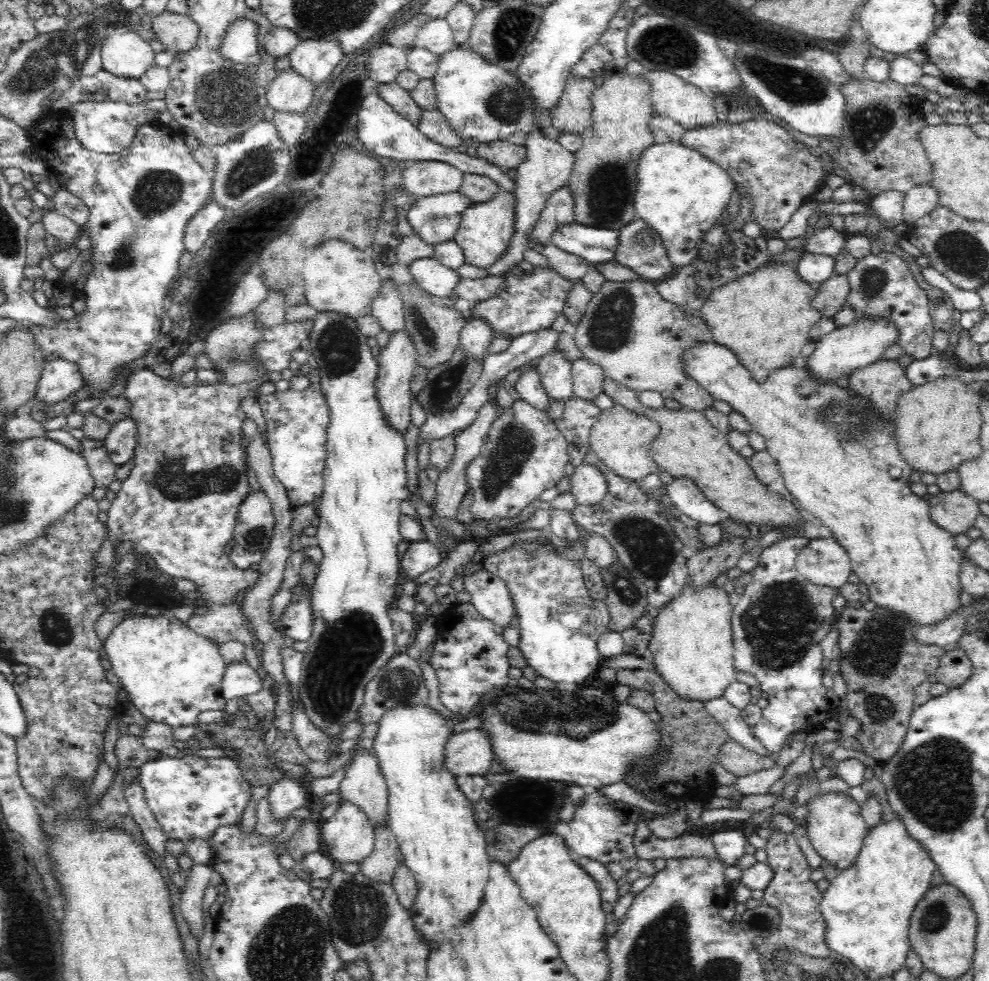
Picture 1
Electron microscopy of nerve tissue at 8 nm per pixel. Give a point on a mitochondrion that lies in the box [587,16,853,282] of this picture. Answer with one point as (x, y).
(663, 46)

